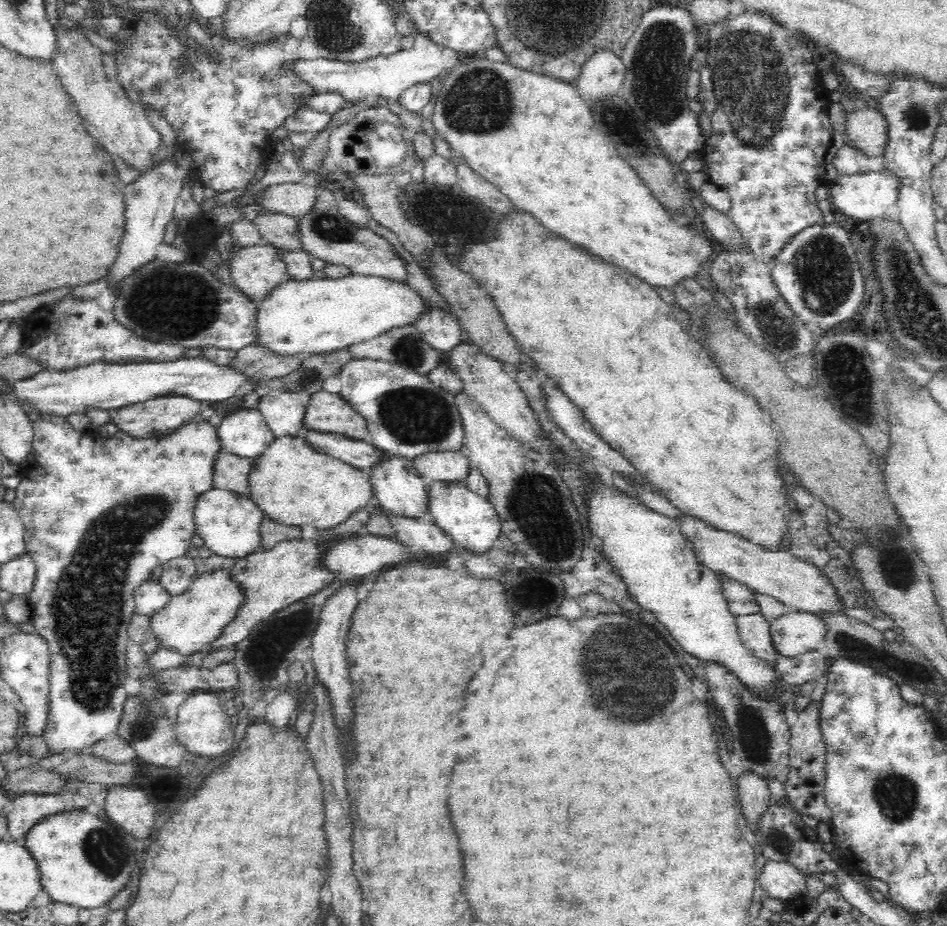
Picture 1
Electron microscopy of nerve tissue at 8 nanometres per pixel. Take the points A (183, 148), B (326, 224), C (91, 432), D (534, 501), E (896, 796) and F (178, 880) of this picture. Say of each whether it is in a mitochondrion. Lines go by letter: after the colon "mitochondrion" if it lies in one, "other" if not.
A: other
B: mitochondrion
C: other
D: mitochondrion
E: mitochondrion
F: other

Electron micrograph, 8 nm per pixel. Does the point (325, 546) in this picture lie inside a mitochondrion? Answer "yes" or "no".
no

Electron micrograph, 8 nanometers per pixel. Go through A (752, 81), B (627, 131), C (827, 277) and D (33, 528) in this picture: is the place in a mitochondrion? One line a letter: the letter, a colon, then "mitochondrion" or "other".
A: mitochondrion
B: mitochondrion
C: mitochondrion
D: other

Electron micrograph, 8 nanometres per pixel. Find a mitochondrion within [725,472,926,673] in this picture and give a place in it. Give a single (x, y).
(898, 568)

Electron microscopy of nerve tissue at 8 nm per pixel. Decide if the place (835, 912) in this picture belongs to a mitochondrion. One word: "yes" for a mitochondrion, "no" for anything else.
no

